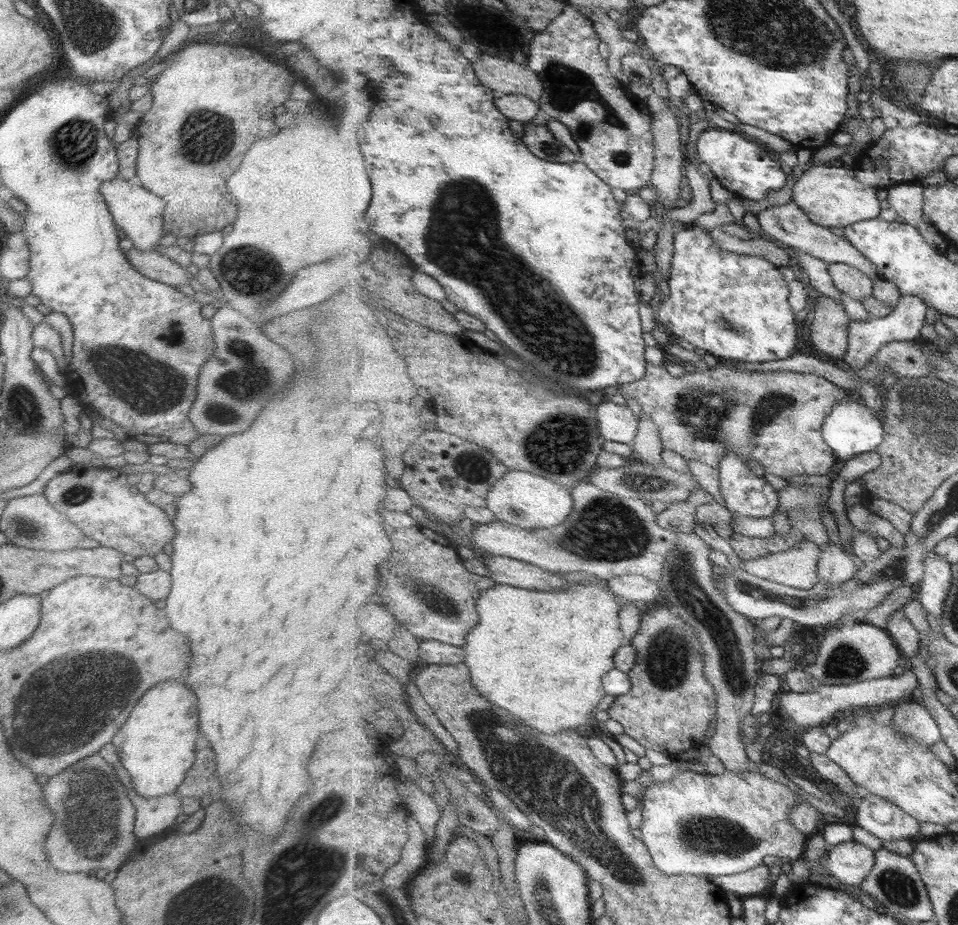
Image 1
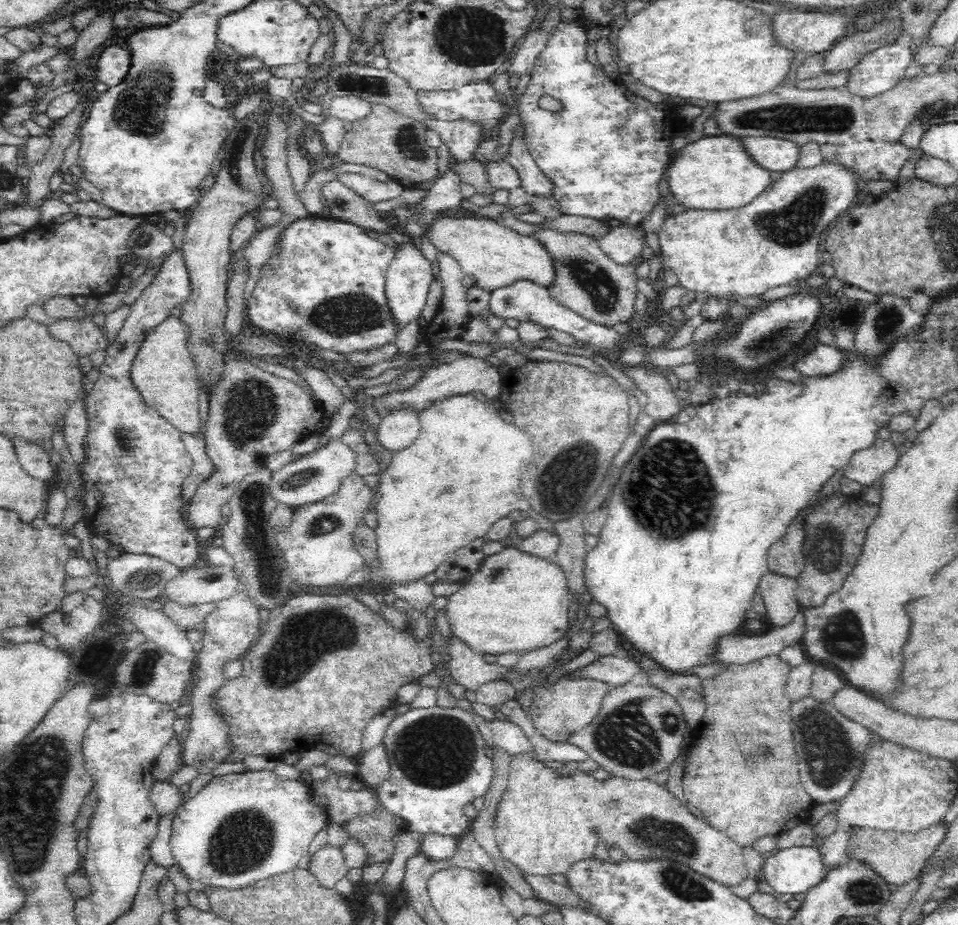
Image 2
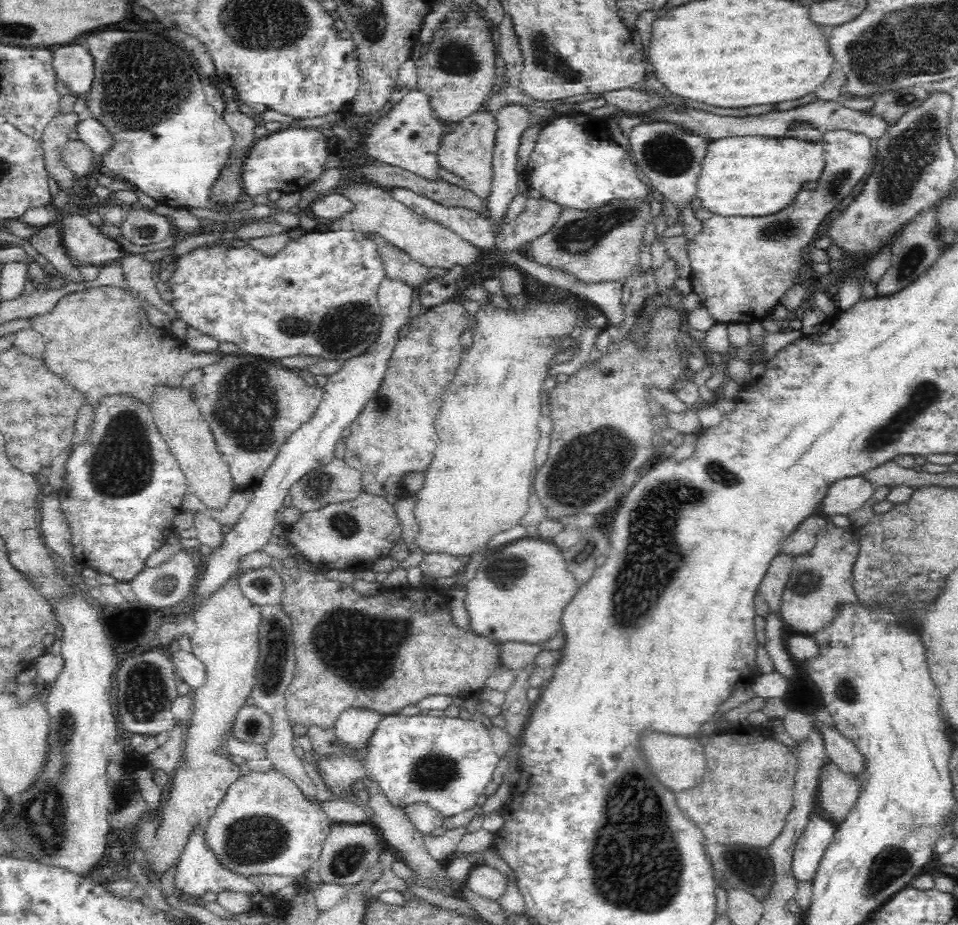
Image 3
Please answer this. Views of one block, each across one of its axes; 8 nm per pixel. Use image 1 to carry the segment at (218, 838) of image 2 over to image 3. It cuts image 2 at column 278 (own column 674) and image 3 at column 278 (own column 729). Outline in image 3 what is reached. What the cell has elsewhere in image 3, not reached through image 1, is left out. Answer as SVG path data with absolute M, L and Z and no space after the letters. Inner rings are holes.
M273 768L265 773L251 770L233 782L216 805L214 816L204 826L206 848L214 853L222 868L240 876L285 876L302 879L318 864L325 840L336 824L322 810L318 800L310 800L306 793L285 774Z

